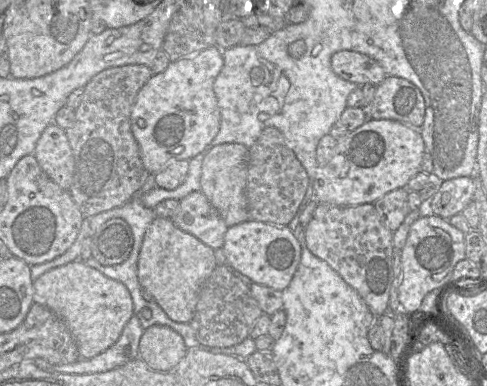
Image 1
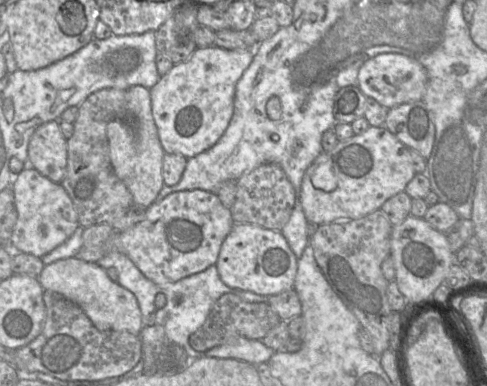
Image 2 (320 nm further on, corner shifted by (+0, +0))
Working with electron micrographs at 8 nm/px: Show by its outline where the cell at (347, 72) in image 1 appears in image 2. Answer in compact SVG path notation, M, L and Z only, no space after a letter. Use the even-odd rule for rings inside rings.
M381 53L366 59L358 73L358 87L362 93L387 109L422 100L426 85L425 67L416 59L397 53Z

